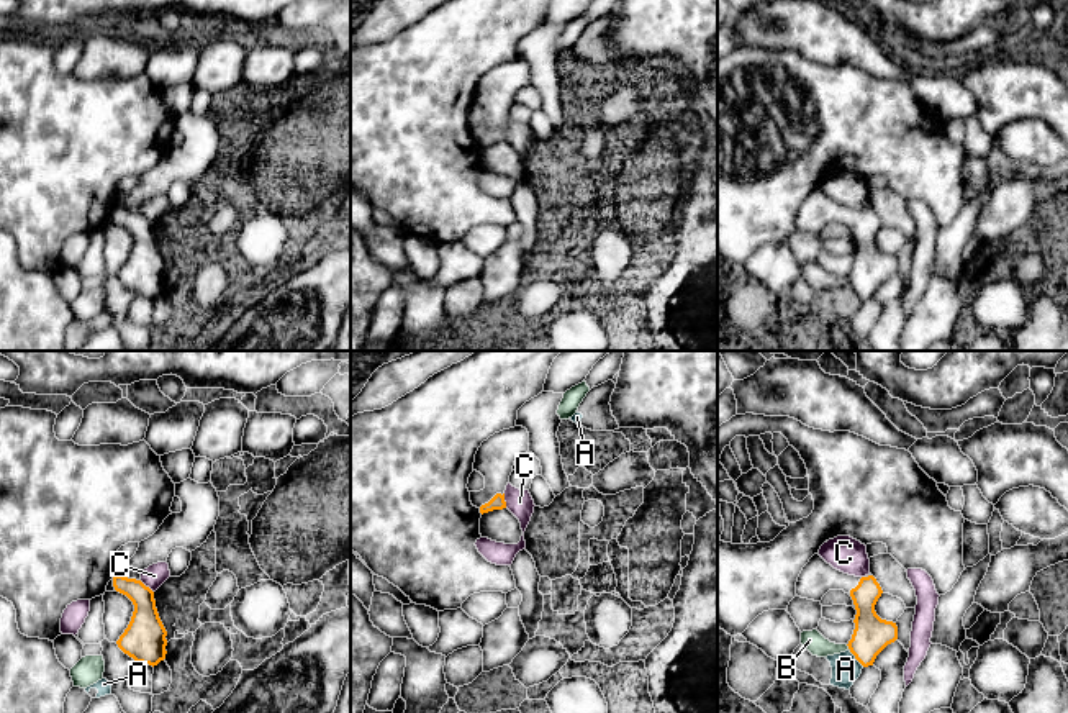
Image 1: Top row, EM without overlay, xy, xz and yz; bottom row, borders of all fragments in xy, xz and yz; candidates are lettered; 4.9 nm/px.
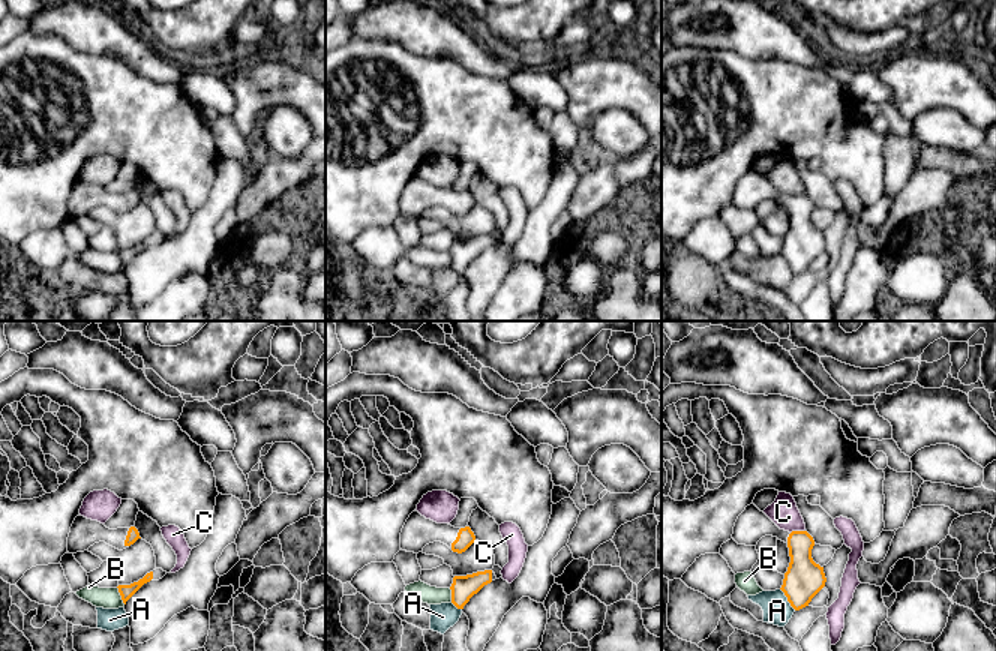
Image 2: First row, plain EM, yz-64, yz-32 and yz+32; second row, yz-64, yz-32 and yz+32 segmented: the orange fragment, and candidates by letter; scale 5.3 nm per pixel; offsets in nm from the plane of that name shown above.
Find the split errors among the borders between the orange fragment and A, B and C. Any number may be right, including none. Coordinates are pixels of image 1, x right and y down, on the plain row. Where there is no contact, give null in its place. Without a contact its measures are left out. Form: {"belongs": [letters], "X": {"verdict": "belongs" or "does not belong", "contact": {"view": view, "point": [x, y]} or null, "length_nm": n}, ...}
{"belongs": [], "A": {"verdict": "does not belong", "contact": {"view": "yz", "point": [857, 292]}, "length_nm": 110}, "B": {"verdict": "does not belong", "contact": {"view": "yz", "point": [849, 281]}, "length_nm": 40}, "C": {"verdict": "does not belong", "contact": {"view": "xz", "point": [503, 133]}, "length_nm": 70}}

